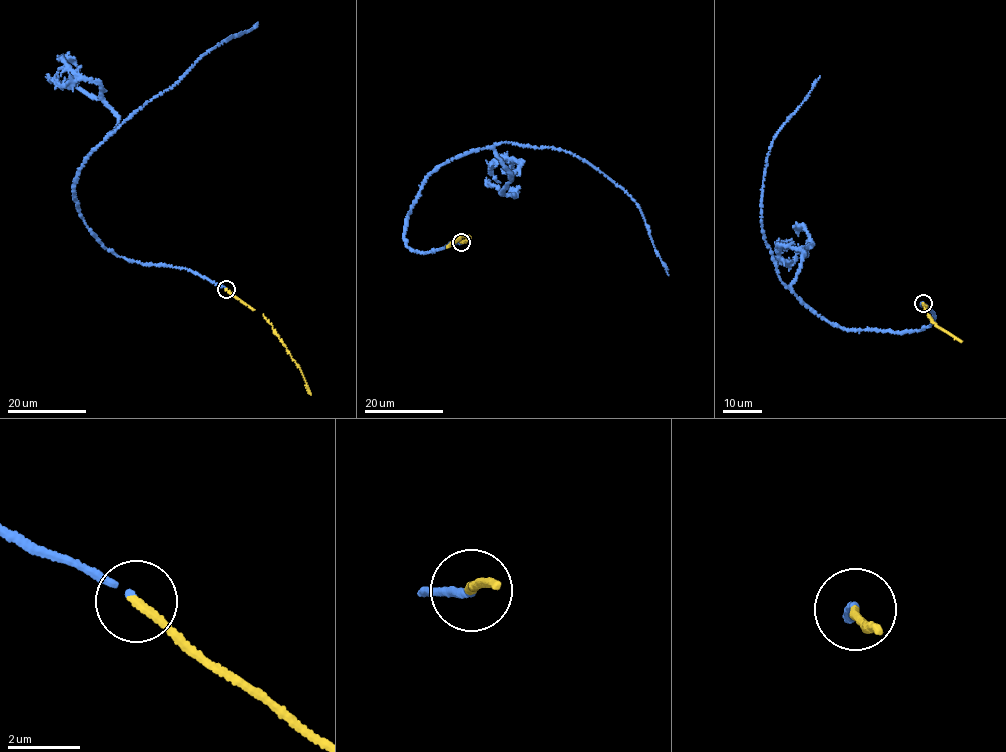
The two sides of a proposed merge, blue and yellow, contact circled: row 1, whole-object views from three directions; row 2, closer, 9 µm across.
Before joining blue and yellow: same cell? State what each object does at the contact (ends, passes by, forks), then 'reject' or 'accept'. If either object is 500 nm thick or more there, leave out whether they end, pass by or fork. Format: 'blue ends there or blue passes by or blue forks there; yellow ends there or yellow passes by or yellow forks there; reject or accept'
blue ends there; yellow ends there; accept

